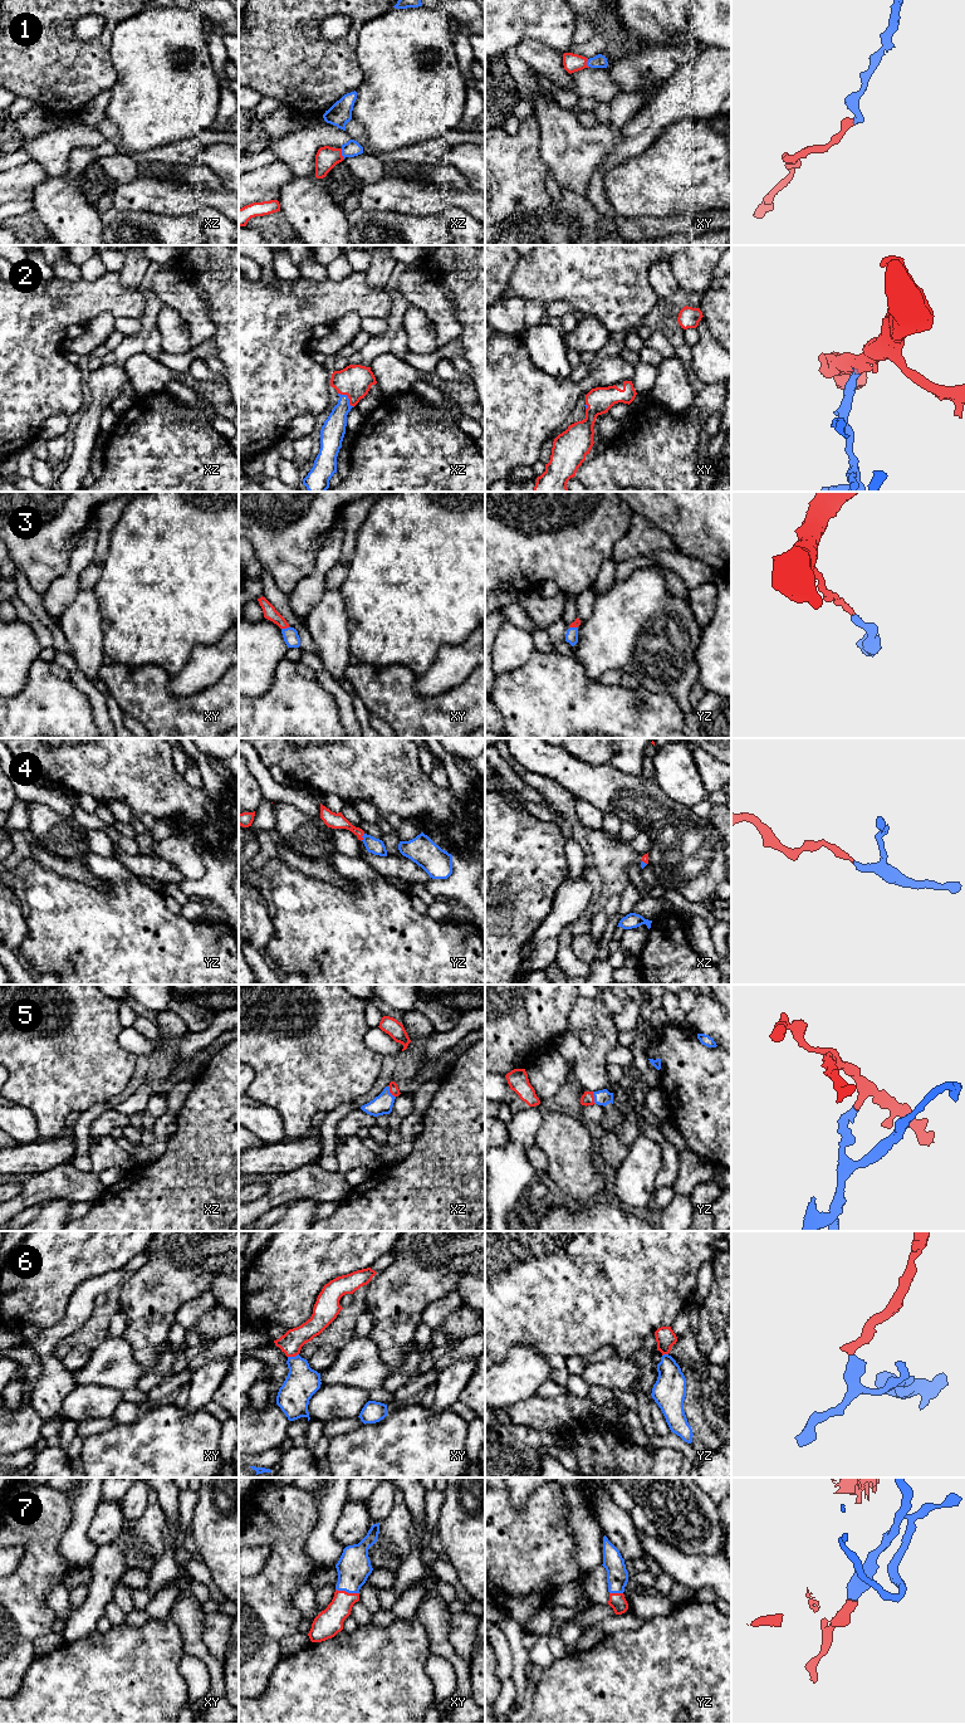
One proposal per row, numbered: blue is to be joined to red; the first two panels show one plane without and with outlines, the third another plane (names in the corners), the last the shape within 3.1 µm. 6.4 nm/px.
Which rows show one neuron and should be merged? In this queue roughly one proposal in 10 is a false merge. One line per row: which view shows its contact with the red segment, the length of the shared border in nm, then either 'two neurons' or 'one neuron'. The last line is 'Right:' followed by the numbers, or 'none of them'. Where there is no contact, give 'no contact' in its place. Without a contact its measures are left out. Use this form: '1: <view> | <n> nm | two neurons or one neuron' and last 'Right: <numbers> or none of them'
1: xz | 70 nm | one neuron
2: xz | 140 nm | one neuron
3: xy | 50 nm | one neuron
4: yz | 60 nm | one neuron
5: xz | 90 nm | one neuron
6: xy | 80 nm | one neuron
7: xy | 160 nm | one neuron
Right: 1, 2, 3, 4, 5, 6, 7

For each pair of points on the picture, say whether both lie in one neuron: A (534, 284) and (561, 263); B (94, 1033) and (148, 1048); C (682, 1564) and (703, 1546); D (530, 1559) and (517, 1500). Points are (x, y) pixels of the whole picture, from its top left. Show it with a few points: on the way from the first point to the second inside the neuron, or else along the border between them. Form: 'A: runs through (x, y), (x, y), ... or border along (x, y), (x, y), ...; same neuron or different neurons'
A: runs through (540, 278), (554, 269); same neuron
B: border along (122, 1027), (118, 1043), (136, 1056); different neurons
C: border along (667, 1542), (686, 1553), (718, 1553); different neurons
D: border along (534, 1490), (519, 1509), (508, 1500); different neurons

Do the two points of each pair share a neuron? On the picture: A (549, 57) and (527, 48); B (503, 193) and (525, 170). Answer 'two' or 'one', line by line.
A: one
B: one

